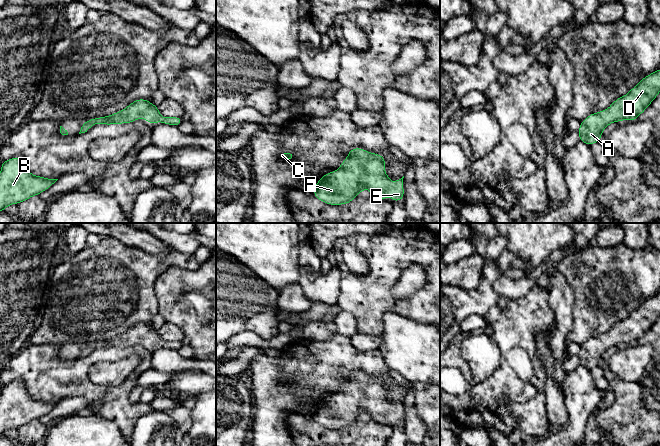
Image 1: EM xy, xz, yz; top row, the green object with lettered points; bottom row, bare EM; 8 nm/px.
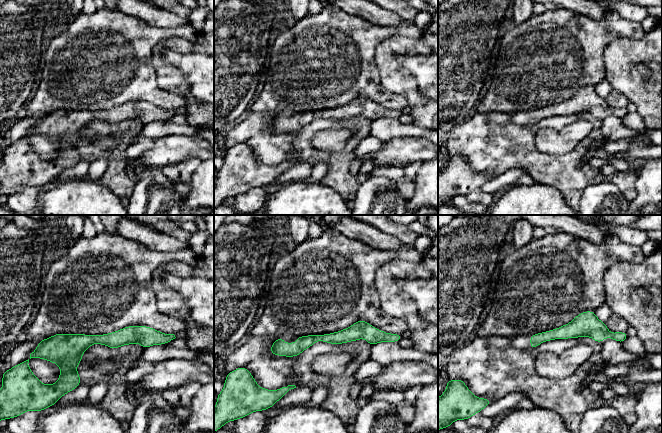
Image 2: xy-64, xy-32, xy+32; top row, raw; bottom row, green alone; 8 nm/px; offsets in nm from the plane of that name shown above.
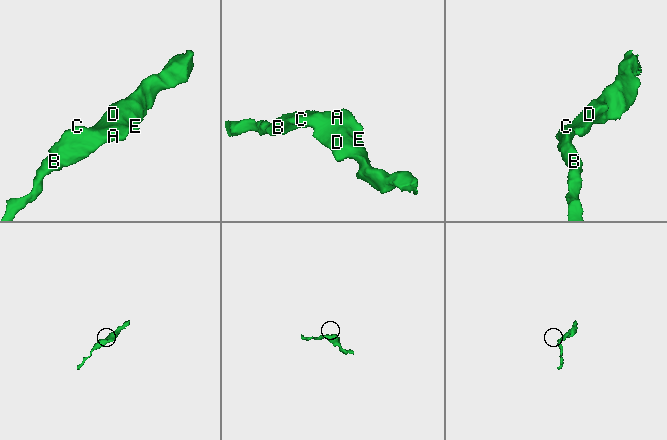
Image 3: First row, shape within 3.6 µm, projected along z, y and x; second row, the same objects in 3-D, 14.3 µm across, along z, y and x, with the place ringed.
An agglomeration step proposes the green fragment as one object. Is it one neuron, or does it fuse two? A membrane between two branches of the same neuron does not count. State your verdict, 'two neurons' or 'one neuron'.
one neuron

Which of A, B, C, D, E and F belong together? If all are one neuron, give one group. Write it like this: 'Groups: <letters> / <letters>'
Groups: A B C D E F

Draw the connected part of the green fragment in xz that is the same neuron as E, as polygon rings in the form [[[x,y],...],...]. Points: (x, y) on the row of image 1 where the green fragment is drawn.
[[[353,148],[340,168],[323,175],[314,186],[317,199],[329,205],[349,204],[359,193],[368,189],[372,196],[380,200],[392,197],[392,203],[403,202],[404,176],[393,181],[384,171],[386,162],[381,154]]]

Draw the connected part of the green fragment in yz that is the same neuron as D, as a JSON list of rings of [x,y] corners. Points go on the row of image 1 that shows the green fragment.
[[[660,69],[645,76],[626,95],[616,99],[607,110],[590,114],[581,121],[579,141],[591,146],[599,142],[603,130],[611,123],[634,121],[660,93]]]

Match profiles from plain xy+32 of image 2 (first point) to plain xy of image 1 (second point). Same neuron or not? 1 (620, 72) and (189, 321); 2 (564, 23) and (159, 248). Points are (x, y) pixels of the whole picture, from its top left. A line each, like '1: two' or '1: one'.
1: one
2: two

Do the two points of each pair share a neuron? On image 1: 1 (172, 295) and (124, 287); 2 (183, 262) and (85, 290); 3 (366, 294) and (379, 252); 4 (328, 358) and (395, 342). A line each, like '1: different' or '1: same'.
1: different
2: same
3: same
4: different

